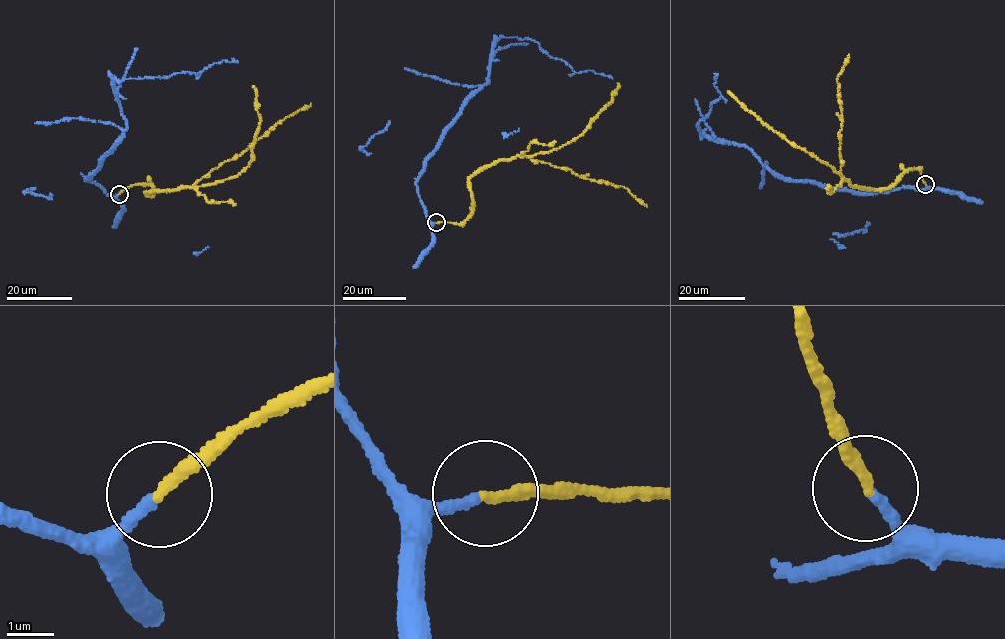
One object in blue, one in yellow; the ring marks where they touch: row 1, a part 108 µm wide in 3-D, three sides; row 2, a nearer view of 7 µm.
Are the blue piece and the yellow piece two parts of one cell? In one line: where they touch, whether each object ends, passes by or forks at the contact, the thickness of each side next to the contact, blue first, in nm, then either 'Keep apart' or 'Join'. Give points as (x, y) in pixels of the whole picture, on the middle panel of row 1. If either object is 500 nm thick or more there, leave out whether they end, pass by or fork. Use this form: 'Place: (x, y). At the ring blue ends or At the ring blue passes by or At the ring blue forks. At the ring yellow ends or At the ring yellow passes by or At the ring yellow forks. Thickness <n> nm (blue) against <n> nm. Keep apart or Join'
Place: (436, 222). At the ring blue ends. At the ring yellow ends. Thickness 240 nm (blue) against 260 nm. Join

